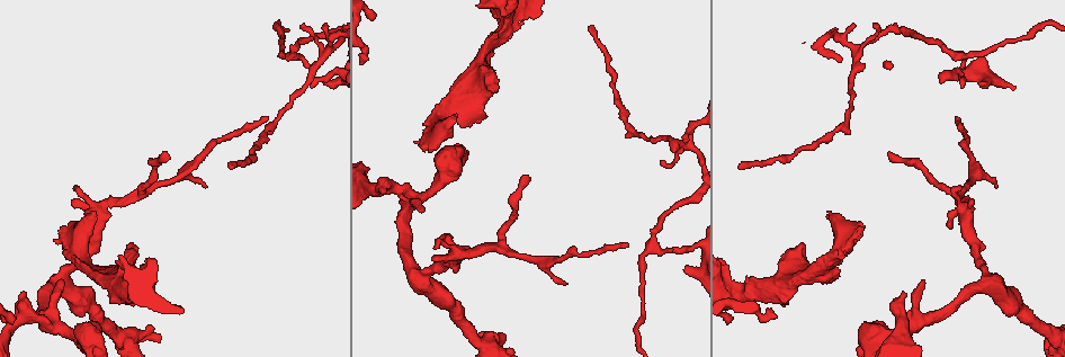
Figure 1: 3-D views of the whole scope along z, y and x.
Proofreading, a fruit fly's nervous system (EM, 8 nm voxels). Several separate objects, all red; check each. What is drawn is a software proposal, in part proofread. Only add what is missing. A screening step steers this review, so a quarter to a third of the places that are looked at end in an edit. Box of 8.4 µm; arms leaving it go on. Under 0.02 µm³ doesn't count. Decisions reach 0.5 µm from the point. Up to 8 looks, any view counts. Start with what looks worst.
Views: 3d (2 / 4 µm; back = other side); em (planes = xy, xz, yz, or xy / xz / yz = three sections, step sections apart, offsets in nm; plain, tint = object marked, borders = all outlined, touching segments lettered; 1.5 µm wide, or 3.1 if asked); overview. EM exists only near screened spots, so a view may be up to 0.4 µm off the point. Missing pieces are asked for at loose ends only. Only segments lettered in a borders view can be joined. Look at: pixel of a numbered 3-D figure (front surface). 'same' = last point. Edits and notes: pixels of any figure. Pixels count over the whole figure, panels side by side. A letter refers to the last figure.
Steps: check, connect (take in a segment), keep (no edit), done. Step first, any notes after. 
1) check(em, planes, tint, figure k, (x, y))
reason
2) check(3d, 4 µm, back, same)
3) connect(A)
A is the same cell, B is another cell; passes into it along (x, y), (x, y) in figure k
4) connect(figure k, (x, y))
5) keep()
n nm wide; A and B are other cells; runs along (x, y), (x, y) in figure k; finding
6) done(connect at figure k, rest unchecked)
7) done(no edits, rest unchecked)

check(3d, 2 µm, figure 1, (62, 279))
thin end

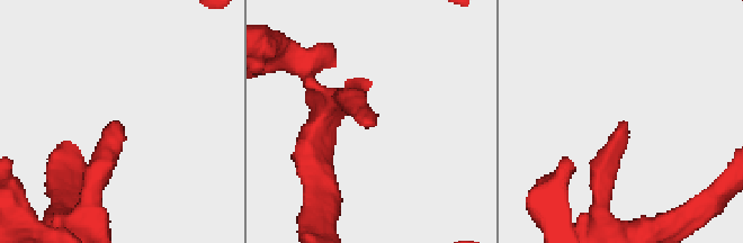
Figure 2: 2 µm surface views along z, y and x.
check(em, planes, borders, figure 2, (117, 123))

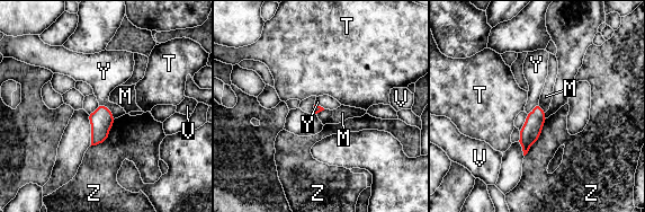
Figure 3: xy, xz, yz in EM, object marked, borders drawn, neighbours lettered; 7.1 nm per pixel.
keep()
M, T, V, Y and Z are other cells; border along (99, 105), (104, 105), (114, 118) in figure 3; no lettered segment goes on from it

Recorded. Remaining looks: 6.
check(3d, 2 µm, figure 1, (891, 152))
thin end

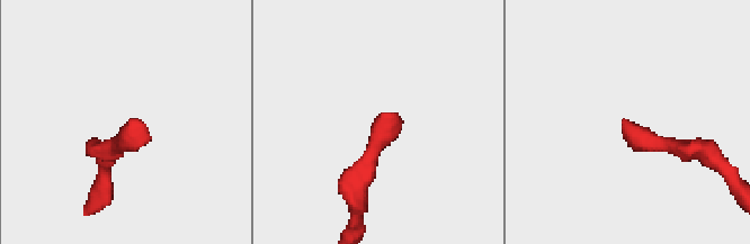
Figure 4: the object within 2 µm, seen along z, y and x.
check(em, planes, borders, figure 4, (141, 122))

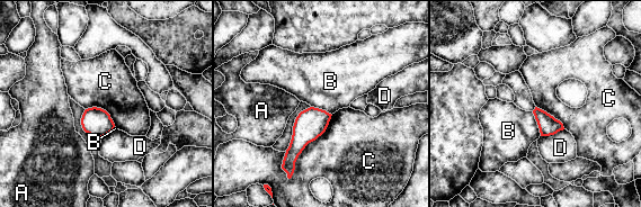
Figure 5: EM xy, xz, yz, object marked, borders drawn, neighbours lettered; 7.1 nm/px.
keep()
140 nm wide; A, B, C and D are other cells; border along (332, 115), (299, 155), (290, 178) in figure 5; none of them fits

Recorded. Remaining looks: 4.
check(em, xy, step 8, borders, figure 1, (830, 283))
stops while still wide

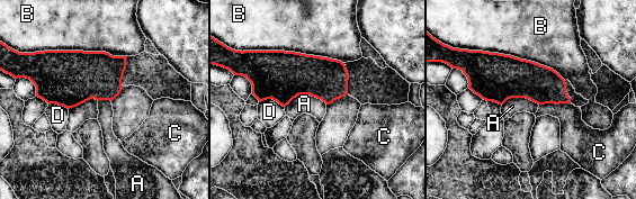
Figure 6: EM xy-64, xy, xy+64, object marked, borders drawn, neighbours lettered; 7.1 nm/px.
keep()
A, B, C and D are other cells; none of them fits

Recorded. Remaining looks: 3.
done(no edits, rest unchecked)

